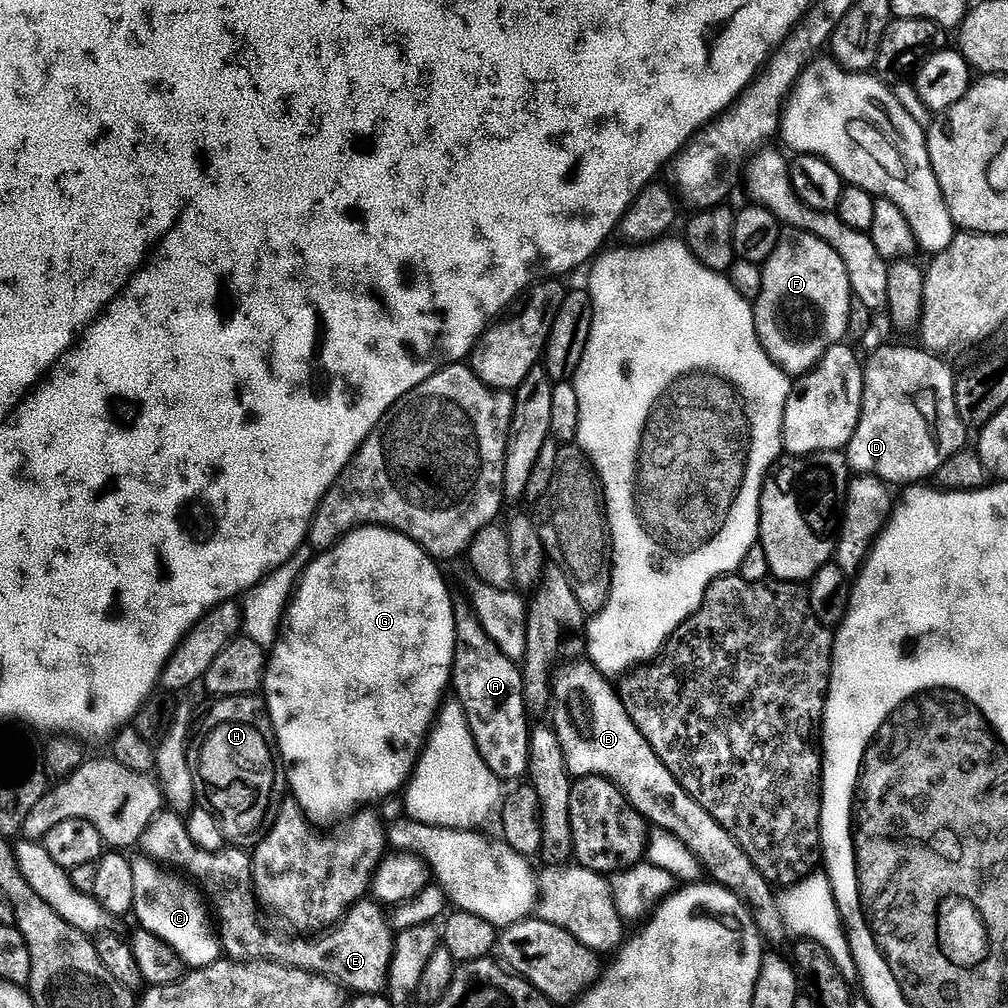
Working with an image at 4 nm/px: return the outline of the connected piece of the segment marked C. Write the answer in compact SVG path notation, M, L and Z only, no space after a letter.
M141 859L132 860L134 870L132 912L140 923L137 925L143 931L162 938L162 942L169 944L189 969L205 968L221 959L220 938L214 931L214 924L210 919L210 908L205 897L187 879L179 880L178 877L170 876L166 873L169 871L163 870L149 859Z

